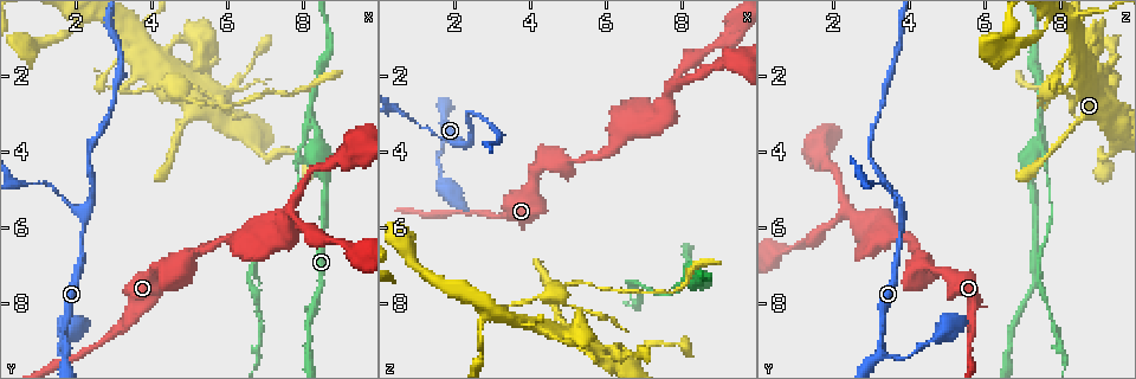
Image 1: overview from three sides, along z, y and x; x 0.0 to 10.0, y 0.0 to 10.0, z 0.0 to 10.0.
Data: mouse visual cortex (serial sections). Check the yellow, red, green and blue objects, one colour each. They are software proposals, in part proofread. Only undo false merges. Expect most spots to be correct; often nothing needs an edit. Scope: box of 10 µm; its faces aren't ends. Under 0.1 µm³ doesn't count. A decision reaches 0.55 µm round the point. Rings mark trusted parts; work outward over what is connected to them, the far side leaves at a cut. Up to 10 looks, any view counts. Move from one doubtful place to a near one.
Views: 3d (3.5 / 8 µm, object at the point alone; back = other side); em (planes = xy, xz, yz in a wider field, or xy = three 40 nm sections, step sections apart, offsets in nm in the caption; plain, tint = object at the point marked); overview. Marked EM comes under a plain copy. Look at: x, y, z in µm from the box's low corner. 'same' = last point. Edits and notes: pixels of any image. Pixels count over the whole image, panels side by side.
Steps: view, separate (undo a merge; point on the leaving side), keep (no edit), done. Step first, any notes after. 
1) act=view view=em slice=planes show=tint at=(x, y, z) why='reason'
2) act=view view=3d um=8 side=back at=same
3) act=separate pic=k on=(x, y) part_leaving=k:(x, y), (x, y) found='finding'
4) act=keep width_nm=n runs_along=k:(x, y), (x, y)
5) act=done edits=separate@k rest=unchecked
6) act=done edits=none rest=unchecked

act=view view=3d um=3.5 side=back at=(7.65, 5.75, 2.45) why='narrows sharply'

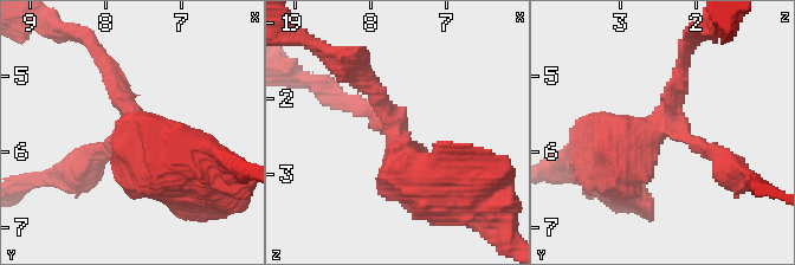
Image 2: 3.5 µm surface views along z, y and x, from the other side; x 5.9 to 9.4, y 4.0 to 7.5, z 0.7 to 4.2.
act=view view=em slice=xy step=2 show=tint at=(7.65, 5.75, 2.50) arms=3 arm_widths_nm=200,200,700 why='need the tissue'

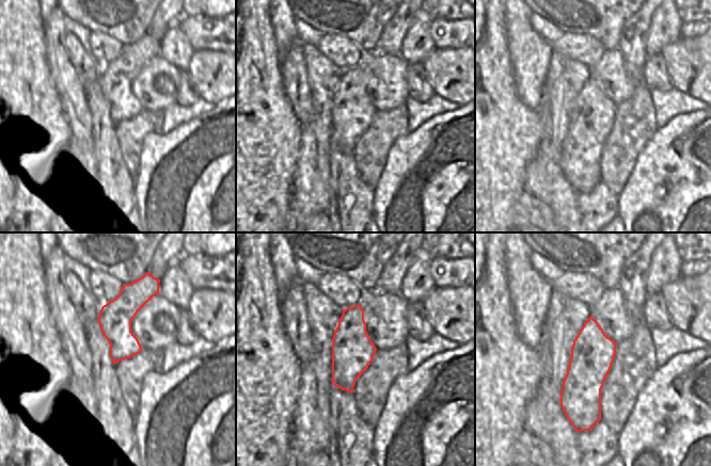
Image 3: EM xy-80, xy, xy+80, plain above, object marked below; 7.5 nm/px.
act=keep width_nm=320 runs_along=2:(607, 167), (658, 131), (683, 62) found='one cell here'

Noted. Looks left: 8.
act=view view=3d um=3.5 at=(8.35, 3.40, 7.55) why='abrupt turn'

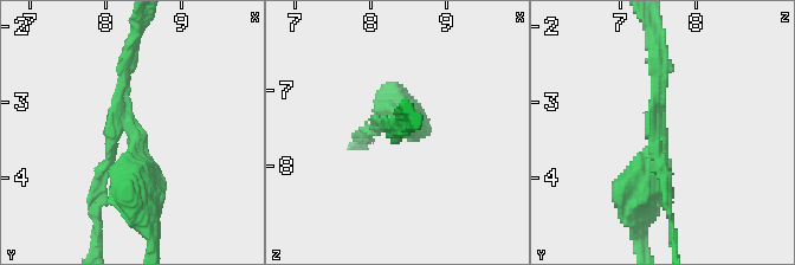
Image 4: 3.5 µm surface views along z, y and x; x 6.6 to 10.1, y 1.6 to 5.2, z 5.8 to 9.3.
act=view view=em slice=xy step=2 show=tint at=(8.40, 3.45, 7.50) arms=3 arm_widths_nm=150,150,500

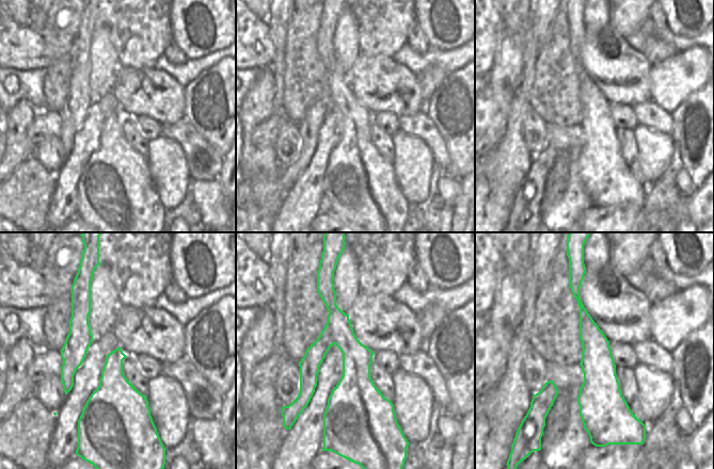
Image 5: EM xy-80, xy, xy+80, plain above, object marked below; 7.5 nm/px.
act=view view=em slice=xy step=1 show=tint at=same

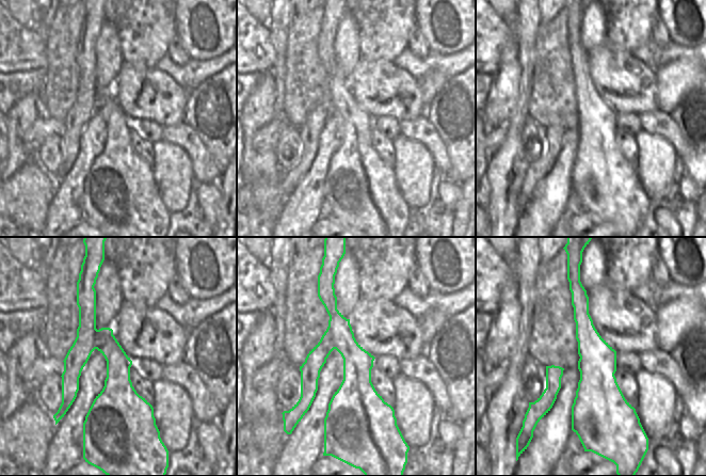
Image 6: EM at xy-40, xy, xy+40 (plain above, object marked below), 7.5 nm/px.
act=separate pic=4 on=(102, 182) part_leaving=4:(109, 142), (97, 247) found='a second cell is stuck on'

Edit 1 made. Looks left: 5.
act=view view=overview

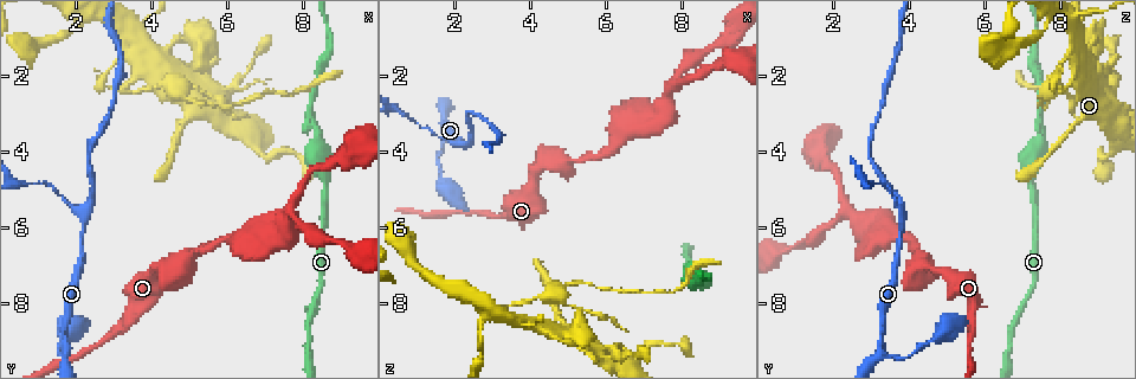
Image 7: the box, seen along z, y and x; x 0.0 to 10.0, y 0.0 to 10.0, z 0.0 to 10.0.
act=view view=3d um=3.5 at=(3.50, 2.40, 8.00) why='sharp bend'

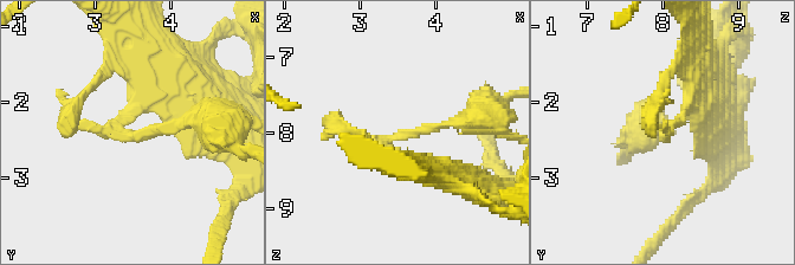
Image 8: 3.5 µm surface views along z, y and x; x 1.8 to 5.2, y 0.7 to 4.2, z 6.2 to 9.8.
act=view view=em slice=xy step=1 show=tint at=(3.45, 2.40, 8.05) why='shape alone is not enough'

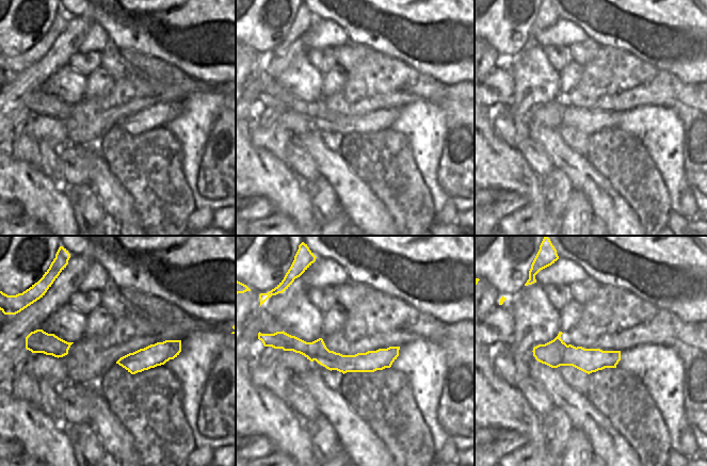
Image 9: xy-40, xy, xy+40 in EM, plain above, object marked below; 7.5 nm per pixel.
act=separate pic=8 on=(427, 127) part_leaving=8:(388, 140), (493, 112) found='two cells meet here'

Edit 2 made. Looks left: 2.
act=view view=3d um=3.5 at=(2.20, 5.70, 3.80) why='branch point'

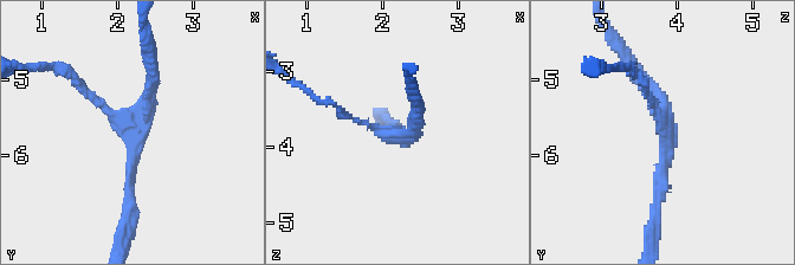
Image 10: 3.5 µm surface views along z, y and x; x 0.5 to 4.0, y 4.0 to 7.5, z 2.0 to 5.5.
act=keep arm_widths_nm=100,150,200 runs_along=10:(658, 211), (666, 116), (633, 70) found='one cell here'

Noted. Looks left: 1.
act=done edits=separate@4,separate@8 rest=unchecked

